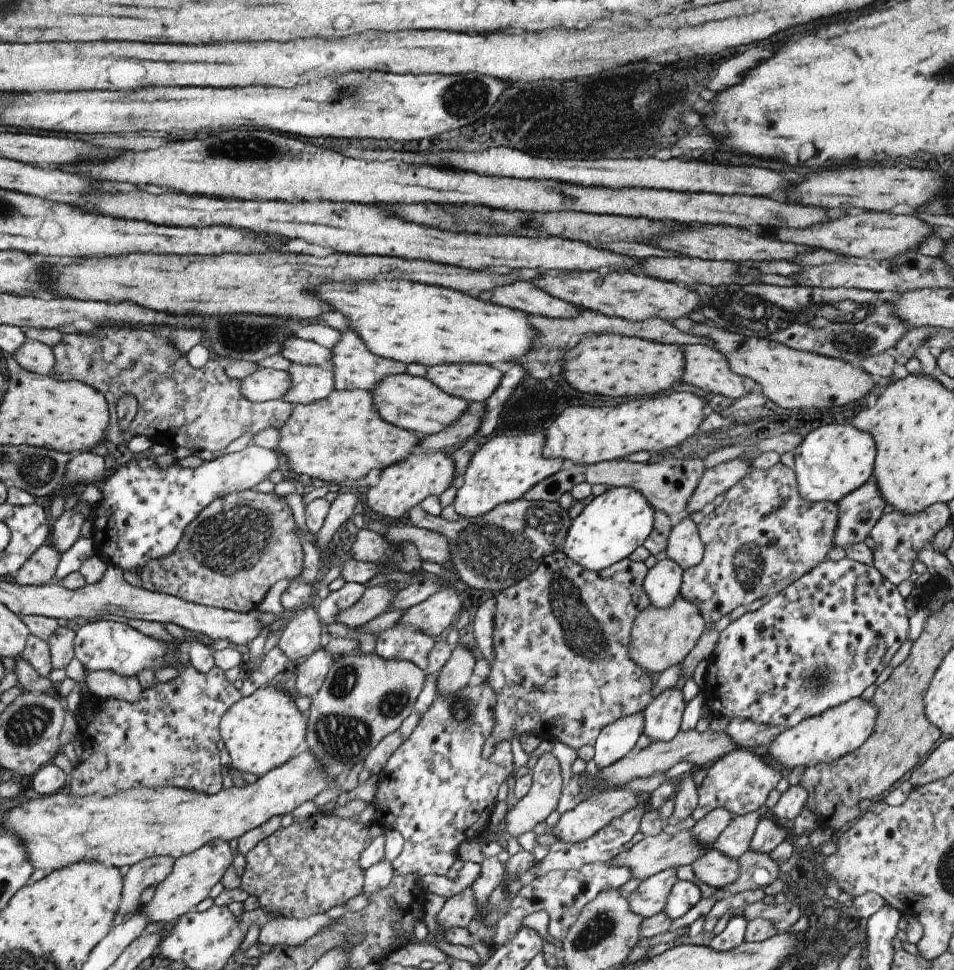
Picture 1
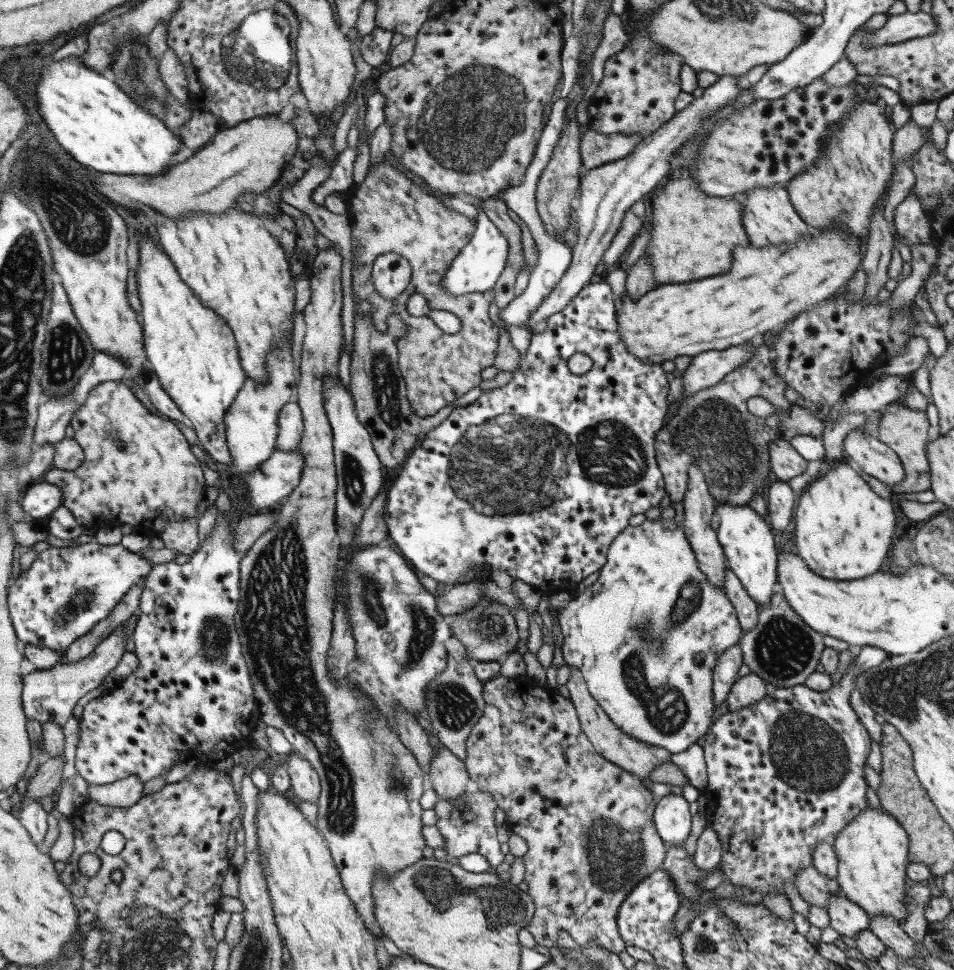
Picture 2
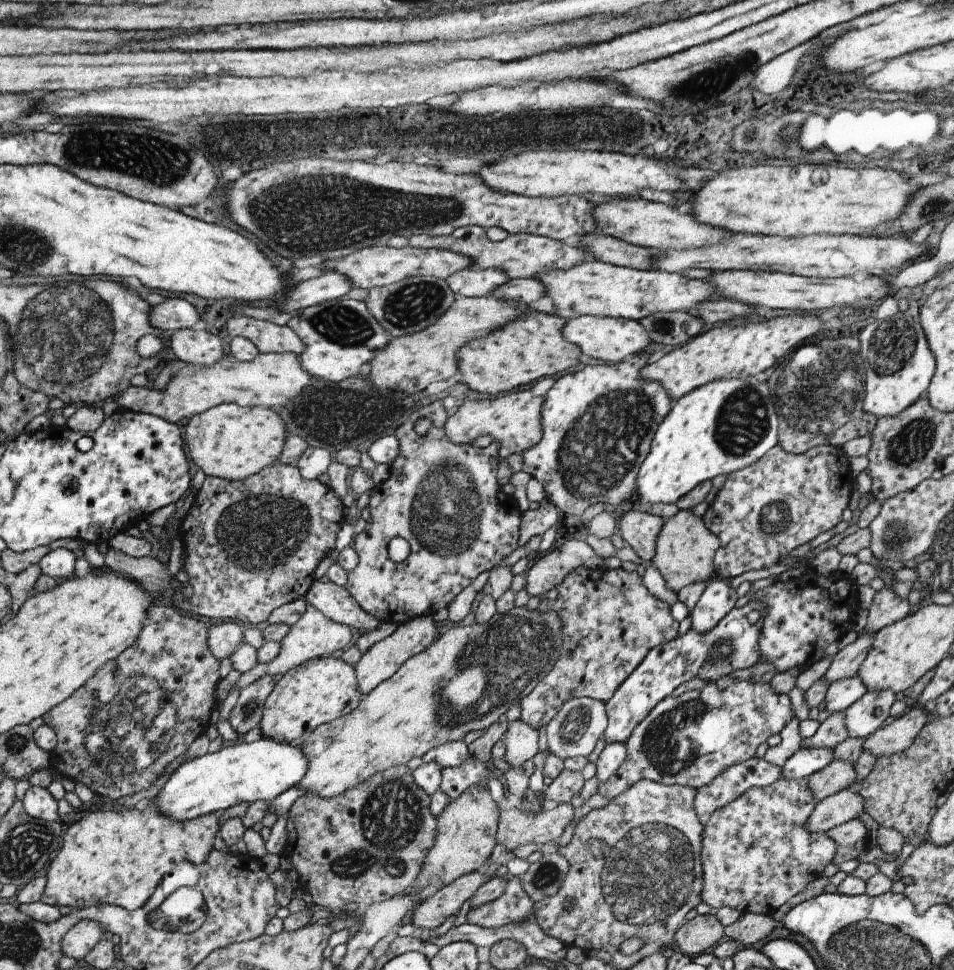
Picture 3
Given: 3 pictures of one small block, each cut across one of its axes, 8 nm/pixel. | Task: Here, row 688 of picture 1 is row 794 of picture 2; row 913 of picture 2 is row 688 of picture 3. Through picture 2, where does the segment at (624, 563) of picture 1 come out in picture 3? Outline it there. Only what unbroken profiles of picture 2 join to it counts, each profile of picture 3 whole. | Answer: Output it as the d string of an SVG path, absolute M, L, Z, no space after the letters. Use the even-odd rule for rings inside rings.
M578 566L556 590L558 598L550 604L550 609L562 620L562 648L554 668L519 702L522 720L537 731L546 726L568 700L587 697L606 703L652 648L679 635L679 622L672 617L670 604L652 596L637 572L612 570L604 566L597 569Z

